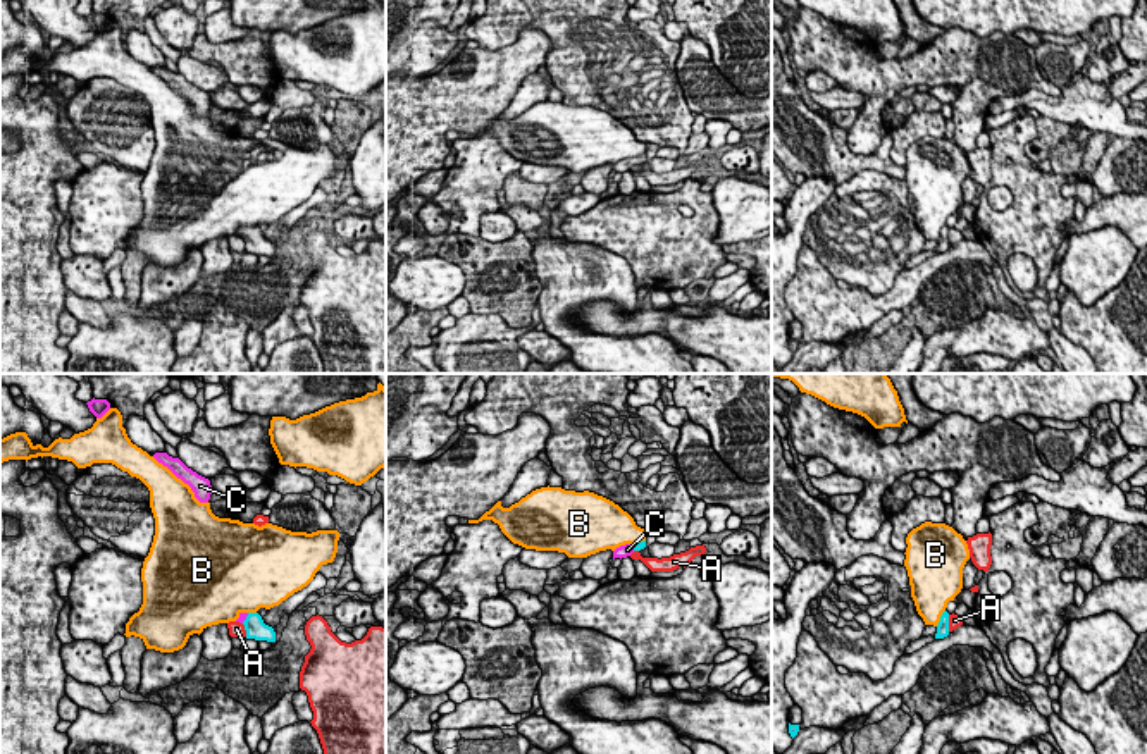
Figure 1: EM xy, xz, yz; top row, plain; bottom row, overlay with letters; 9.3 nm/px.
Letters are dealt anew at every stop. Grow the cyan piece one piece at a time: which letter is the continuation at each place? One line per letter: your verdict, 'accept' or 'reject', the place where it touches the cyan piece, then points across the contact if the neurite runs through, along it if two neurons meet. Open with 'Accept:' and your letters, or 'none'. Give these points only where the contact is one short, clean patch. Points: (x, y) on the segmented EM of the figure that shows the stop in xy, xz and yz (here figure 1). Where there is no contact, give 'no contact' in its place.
Accept: C
A: reject; contact yz (948, 624)
B: reject; contact yz (941, 618); border yz (944, 610), (936, 625)
C: accept; contact xy (247, 618); way xy (255, 629), (247, 618), (241, 618)

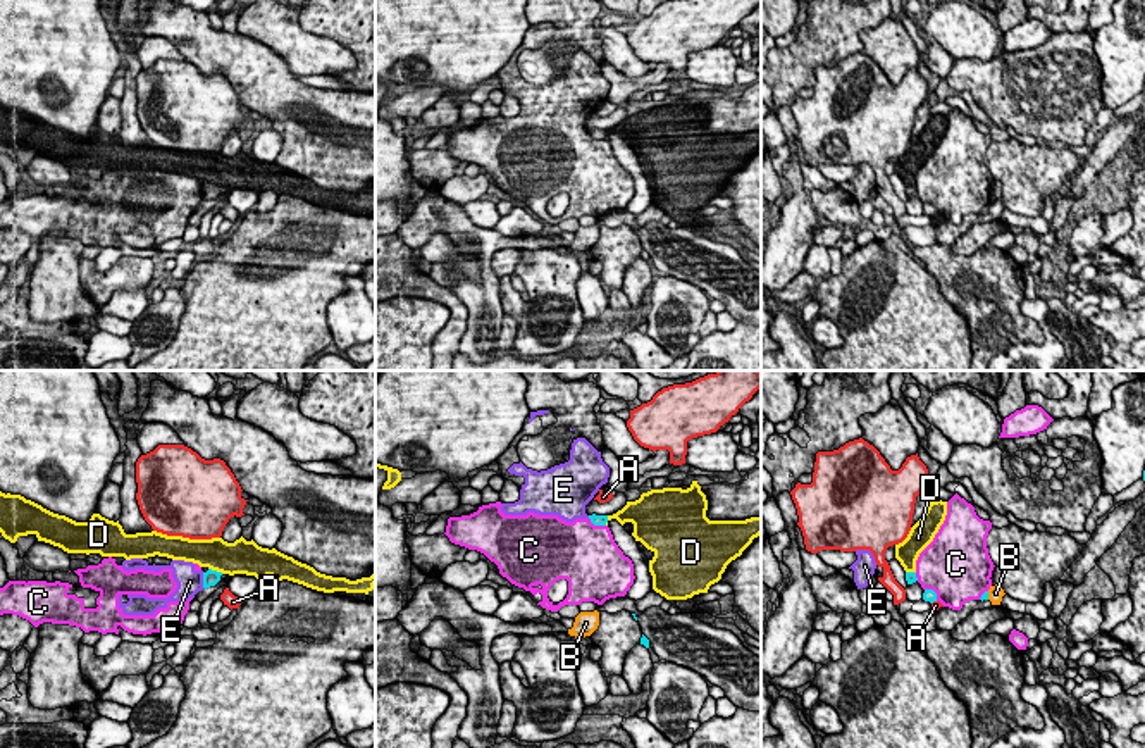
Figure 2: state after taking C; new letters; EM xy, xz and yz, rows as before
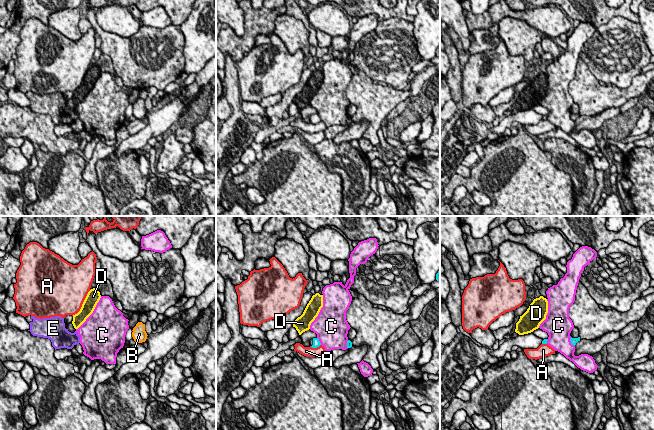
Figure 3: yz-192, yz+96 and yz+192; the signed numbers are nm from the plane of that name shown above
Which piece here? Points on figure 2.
Accept: none
A: reject; contact yz (934, 600)
B: reject; contact yz (987, 595)
C: reject; contact yz (934, 592)
D: reject; contact xy (216, 571); border xy (209, 567), (222, 573)
E: reject; contact xy (204, 581); border xy (202, 573), (202, 585), (205, 588)

